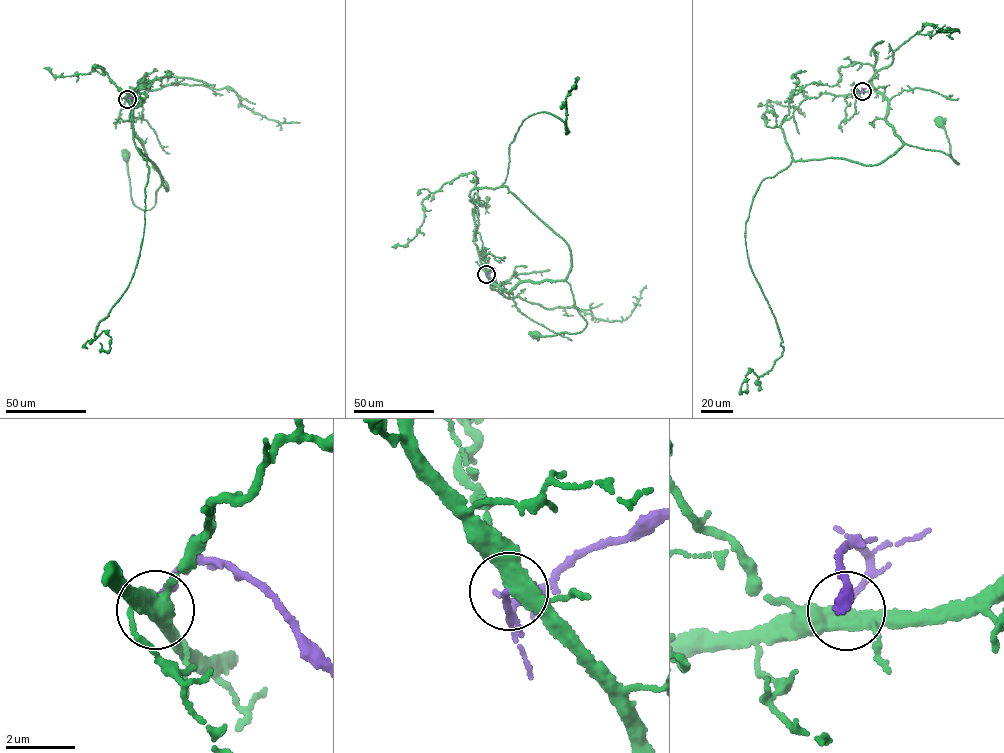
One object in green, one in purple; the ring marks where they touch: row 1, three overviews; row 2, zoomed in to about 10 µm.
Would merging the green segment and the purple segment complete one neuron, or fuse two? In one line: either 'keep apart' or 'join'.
keep apart

